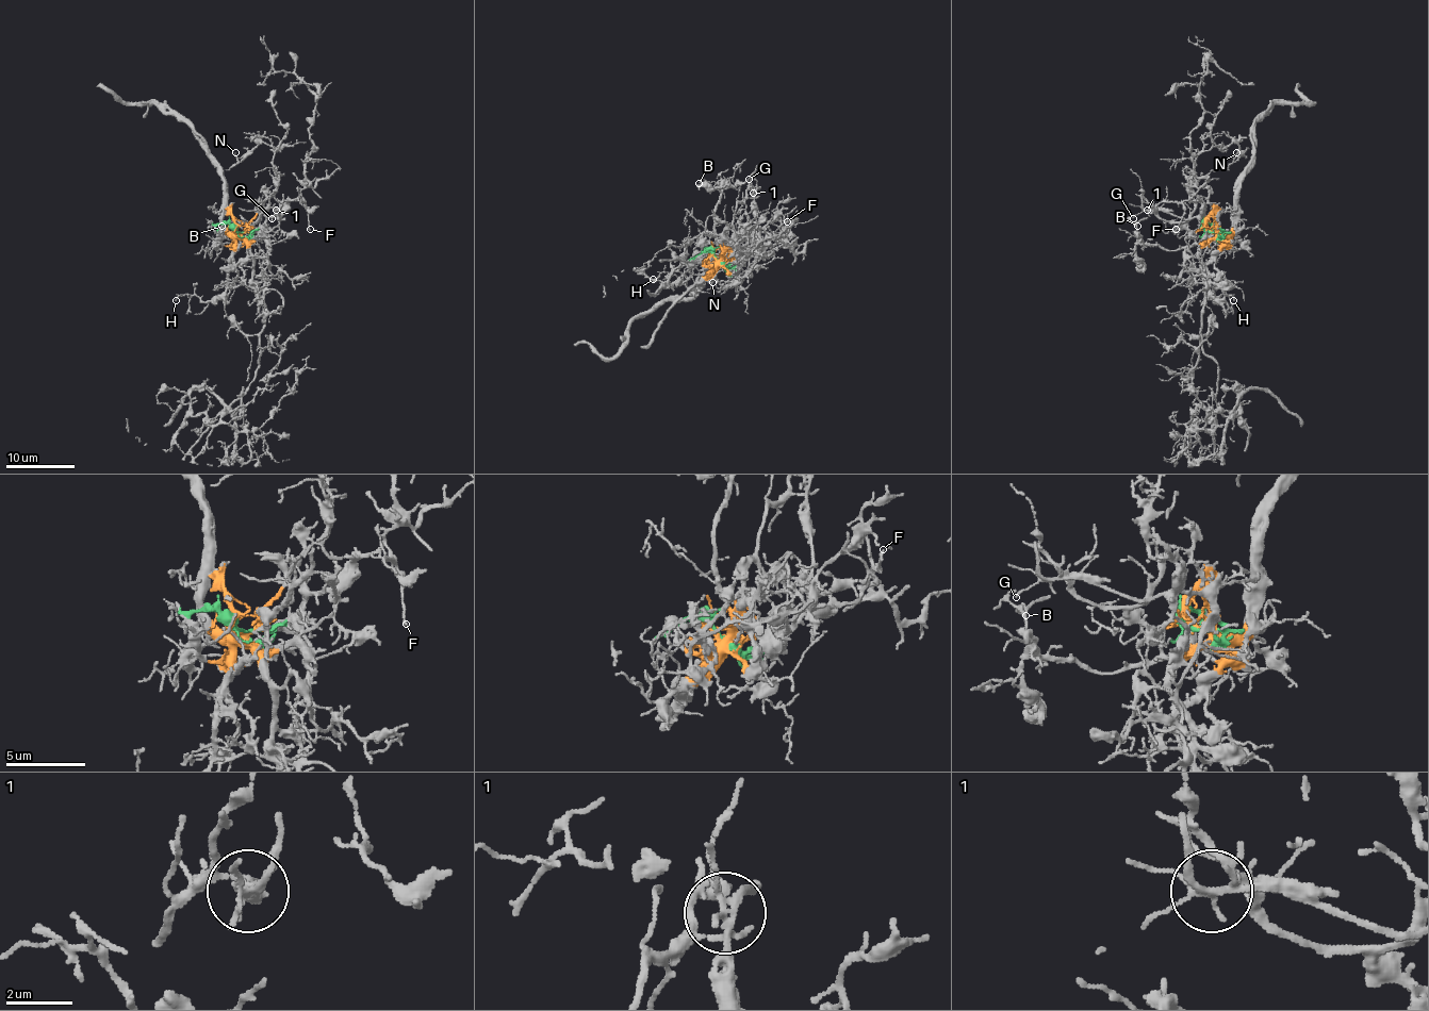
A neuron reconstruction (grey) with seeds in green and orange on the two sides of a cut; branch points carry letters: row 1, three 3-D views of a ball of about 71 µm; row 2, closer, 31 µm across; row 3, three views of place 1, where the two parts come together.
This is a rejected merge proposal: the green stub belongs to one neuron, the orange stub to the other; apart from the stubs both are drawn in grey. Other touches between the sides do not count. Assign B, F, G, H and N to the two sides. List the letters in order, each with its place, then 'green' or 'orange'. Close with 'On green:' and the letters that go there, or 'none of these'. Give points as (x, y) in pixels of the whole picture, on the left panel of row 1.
B: (222, 226) | orange
F: (310, 229) | green
G: (272, 218) | orange
H: (176, 300) | orange
N: (235, 152) | green
On green: F, N

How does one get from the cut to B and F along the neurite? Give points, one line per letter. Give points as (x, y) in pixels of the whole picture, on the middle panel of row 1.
B: (715, 253), (716, 261), (721, 250), (715, 209), (719, 203), (719, 192), (728, 183), (699, 183)
F: (715, 253), (724, 266), (735, 267), (754, 250), (762, 250), (777, 239), (786, 221)

